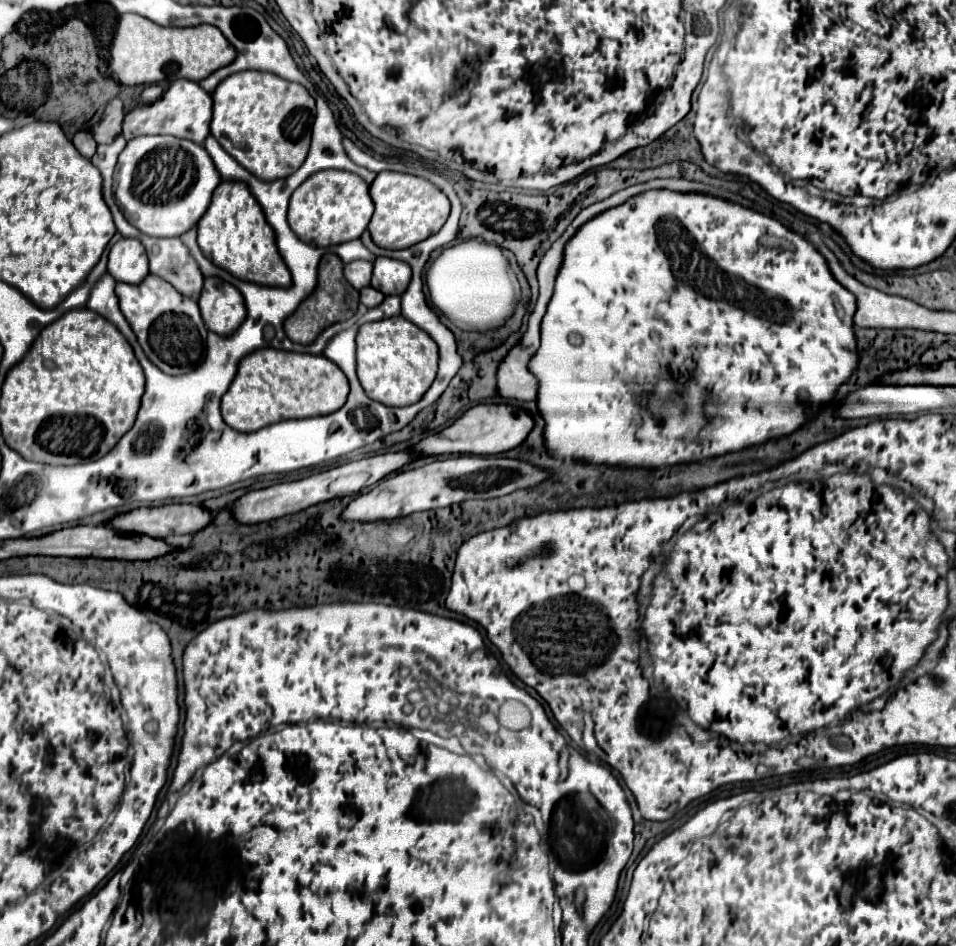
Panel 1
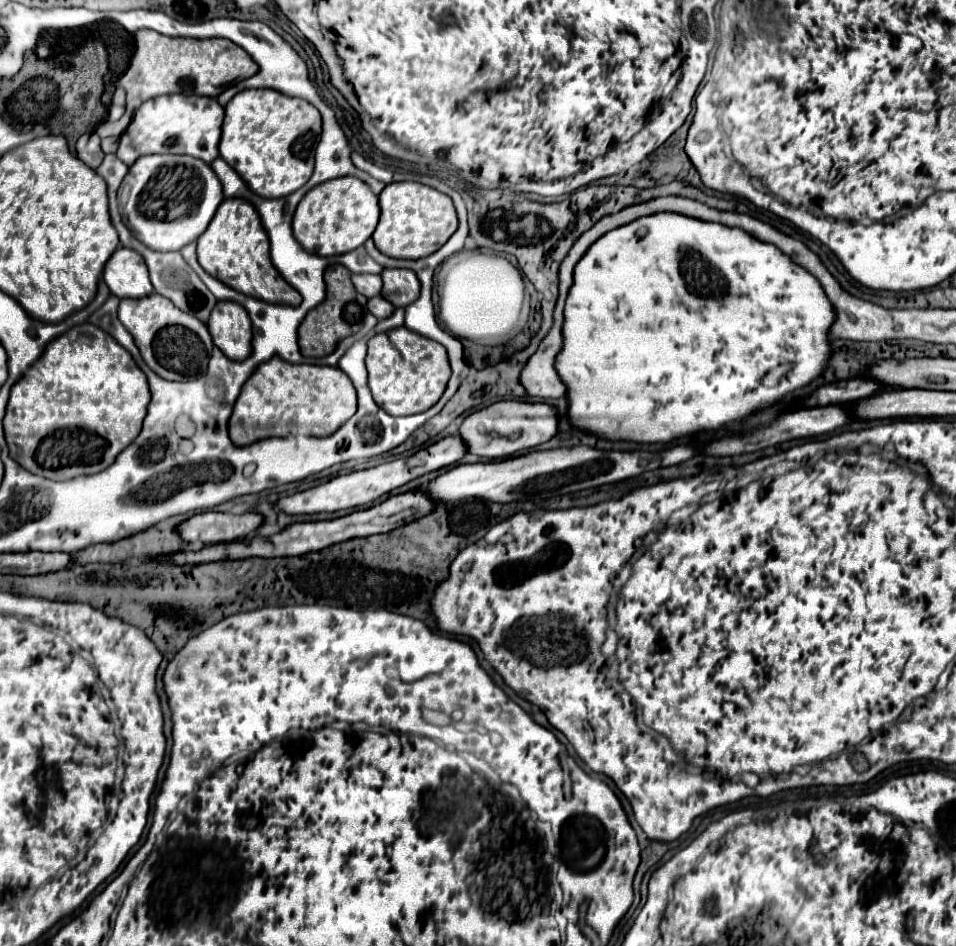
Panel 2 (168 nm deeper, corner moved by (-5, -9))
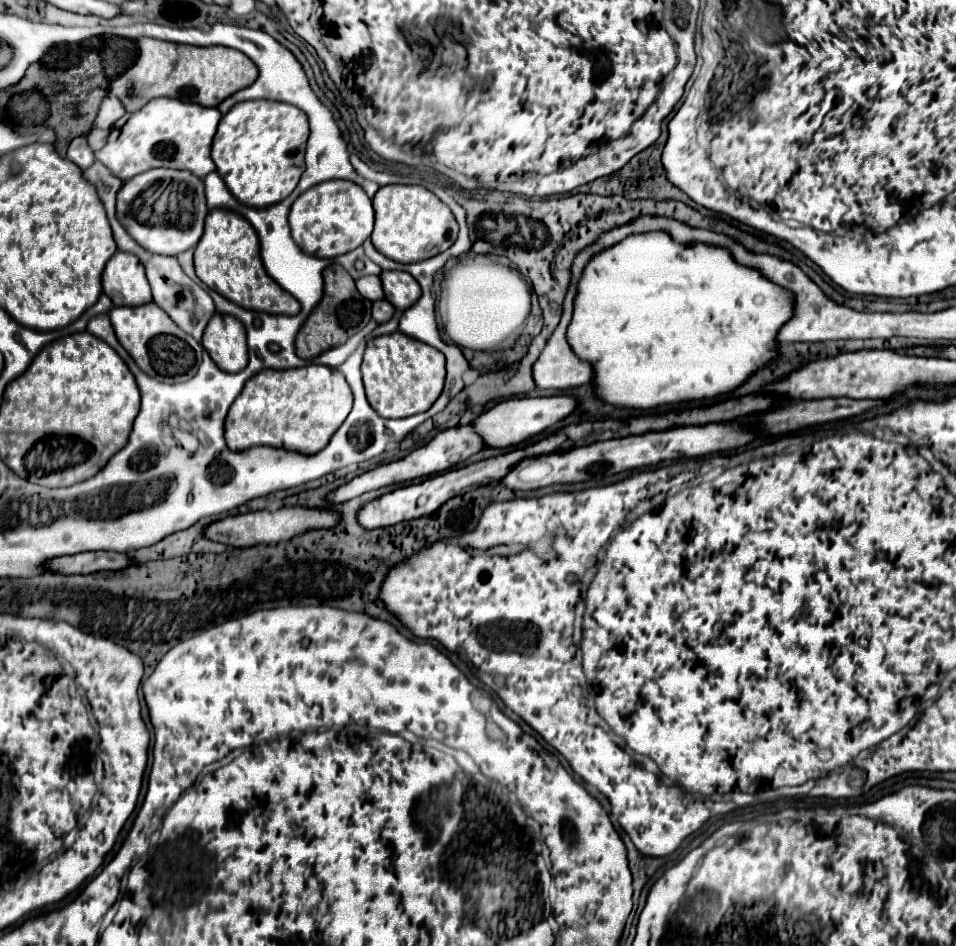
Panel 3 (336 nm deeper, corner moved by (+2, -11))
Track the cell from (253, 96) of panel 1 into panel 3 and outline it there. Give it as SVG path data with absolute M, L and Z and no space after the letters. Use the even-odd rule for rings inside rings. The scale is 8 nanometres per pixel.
M244 101L222 117L212 161L228 191L248 207L268 207L286 199L304 171L304 149L308 139L308 117L304 111L278 101Z

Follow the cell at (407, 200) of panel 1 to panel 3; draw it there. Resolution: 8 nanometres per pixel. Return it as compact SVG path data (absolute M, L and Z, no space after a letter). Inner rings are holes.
M384 185L374 195L376 223L372 231L374 247L392 261L418 263L444 253L458 235L458 223L452 211L428 189L418 185Z

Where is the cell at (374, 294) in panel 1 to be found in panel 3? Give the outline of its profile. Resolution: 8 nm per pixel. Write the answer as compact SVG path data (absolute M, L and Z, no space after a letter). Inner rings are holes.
M386 299L372 303L372 317L374 317L376 323L386 323L386 321L390 321L392 315L394 315L394 311L396 311L396 309L394 309L392 303L388 303Z

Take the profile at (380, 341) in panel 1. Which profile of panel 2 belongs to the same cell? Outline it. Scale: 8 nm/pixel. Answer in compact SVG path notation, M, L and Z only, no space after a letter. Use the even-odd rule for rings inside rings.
M397 327L387 333L373 335L367 343L367 371L369 389L375 403L393 417L423 413L433 407L445 391L451 375L447 353L443 345L409 331L407 327Z

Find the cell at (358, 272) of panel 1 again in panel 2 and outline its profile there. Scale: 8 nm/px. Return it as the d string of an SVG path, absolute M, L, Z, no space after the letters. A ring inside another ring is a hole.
M353 275L351 281L353 281L355 289L361 295L365 295L367 299L381 295L381 277L379 275Z

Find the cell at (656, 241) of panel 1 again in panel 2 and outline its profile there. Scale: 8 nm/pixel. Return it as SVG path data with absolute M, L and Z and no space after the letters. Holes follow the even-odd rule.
M655 213L639 217L623 227L617 227L599 241L595 241L587 253L579 259L573 273L573 285L569 289L565 311L563 311L563 351L555 357L555 371L567 387L567 415L569 425L577 427L583 433L595 435L603 441L633 441L633 443L671 443L681 437L695 435L699 431L715 431L733 421L747 421L753 413L773 407L779 397L789 395L797 389L811 385L819 379L831 359L831 327L837 319L837 313L823 289L823 285L801 265L797 265L789 255L777 249L773 243L763 243L751 233L739 227L727 227L719 223L709 223L693 219L679 213ZM733 267L733 269L731 269ZM713 269L721 269L719 275L713 275ZM781 363L791 365L791 369L779 379L775 389L761 385L761 377Z

